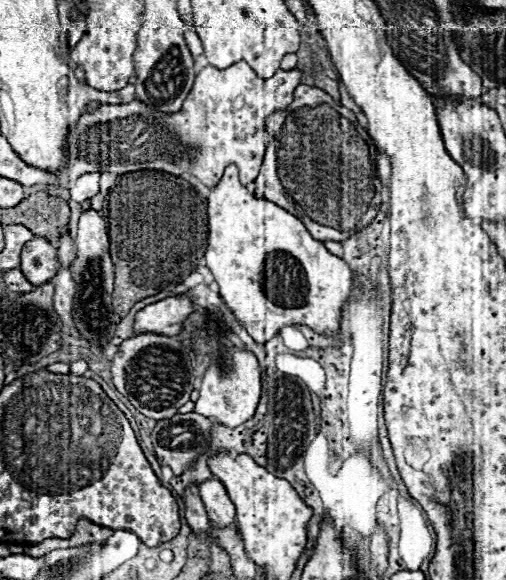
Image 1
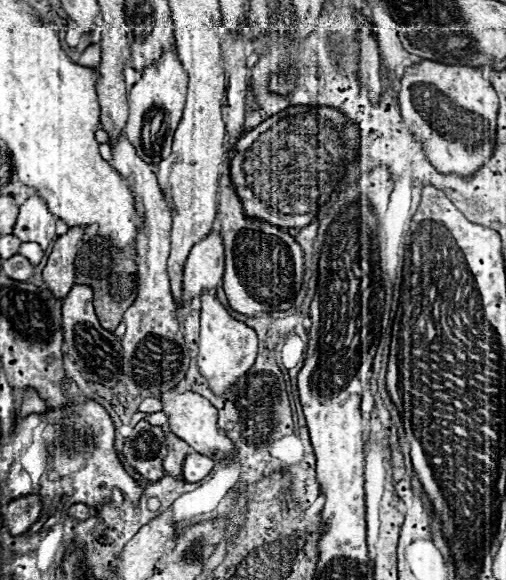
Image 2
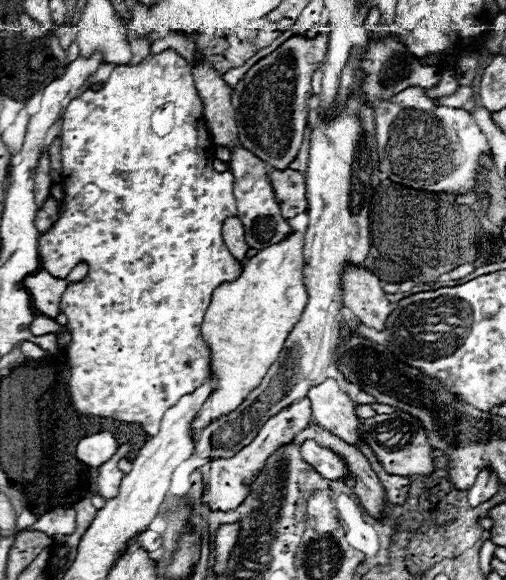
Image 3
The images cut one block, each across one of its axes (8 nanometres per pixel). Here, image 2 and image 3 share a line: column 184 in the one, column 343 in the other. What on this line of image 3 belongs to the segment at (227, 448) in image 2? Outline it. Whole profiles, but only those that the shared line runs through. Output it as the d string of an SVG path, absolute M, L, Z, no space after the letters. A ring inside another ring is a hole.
M328 378L308 390L312 402L312 418L330 434L338 436L346 444L360 442L360 418L356 416L356 404L344 394L336 380Z

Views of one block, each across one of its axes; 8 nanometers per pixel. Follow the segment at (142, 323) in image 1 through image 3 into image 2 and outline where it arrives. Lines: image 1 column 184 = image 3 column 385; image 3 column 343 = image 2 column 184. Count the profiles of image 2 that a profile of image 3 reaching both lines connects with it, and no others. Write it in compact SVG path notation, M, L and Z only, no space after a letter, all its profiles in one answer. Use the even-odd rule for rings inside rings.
M218 230L200 240L184 268L184 300L198 302L200 292L214 290L224 274L224 242Z

